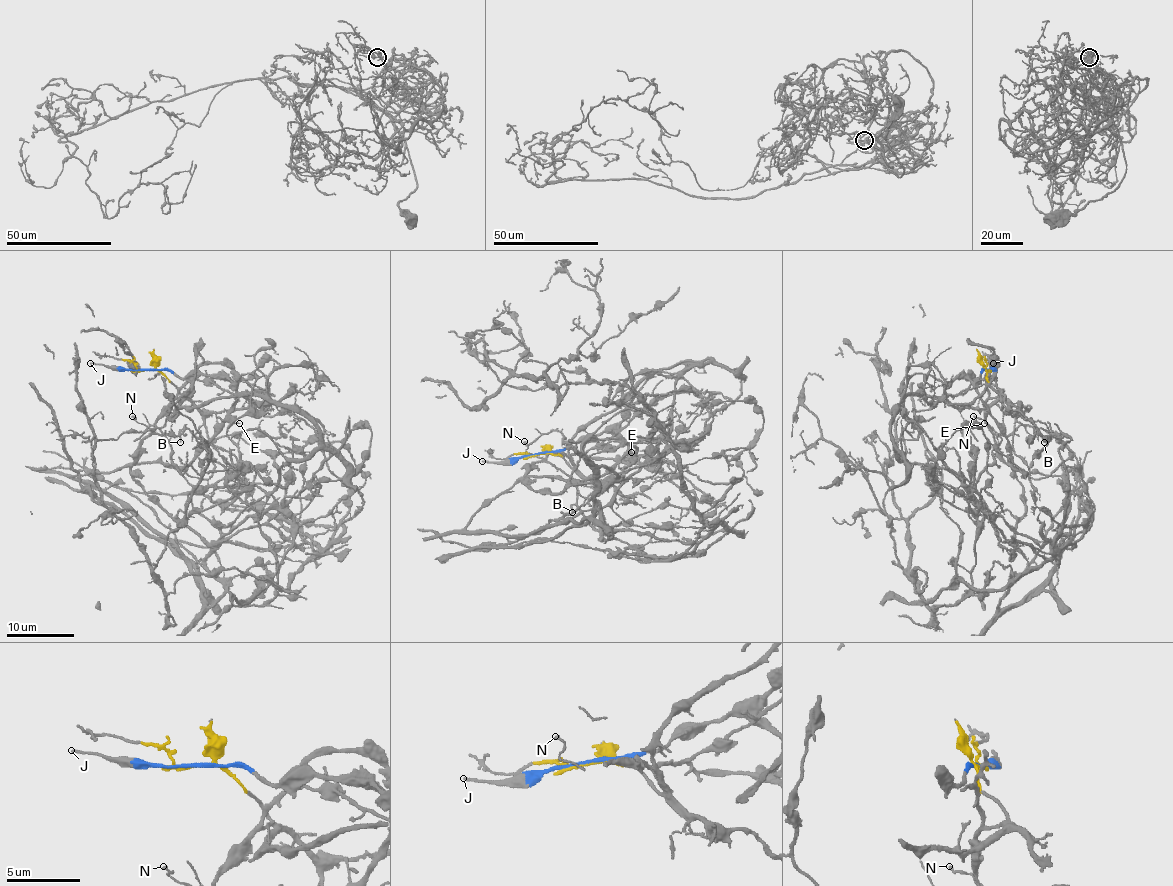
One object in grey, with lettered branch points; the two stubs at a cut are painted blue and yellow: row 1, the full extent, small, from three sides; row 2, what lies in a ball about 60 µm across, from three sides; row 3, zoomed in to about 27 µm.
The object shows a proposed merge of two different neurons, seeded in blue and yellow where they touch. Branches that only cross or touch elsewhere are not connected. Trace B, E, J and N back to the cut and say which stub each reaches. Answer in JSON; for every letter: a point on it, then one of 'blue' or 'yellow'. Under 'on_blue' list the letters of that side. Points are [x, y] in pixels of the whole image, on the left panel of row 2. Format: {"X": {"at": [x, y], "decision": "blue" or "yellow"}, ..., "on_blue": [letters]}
{"B": {"at": [180, 442], "decision": "yellow"}, "E": {"at": [239, 423], "decision": "blue"}, "J": {"at": [90, 363], "decision": "blue"}, "N": {"at": [132, 416], "decision": "yellow"}, "on_blue": ["E", "J"]}

